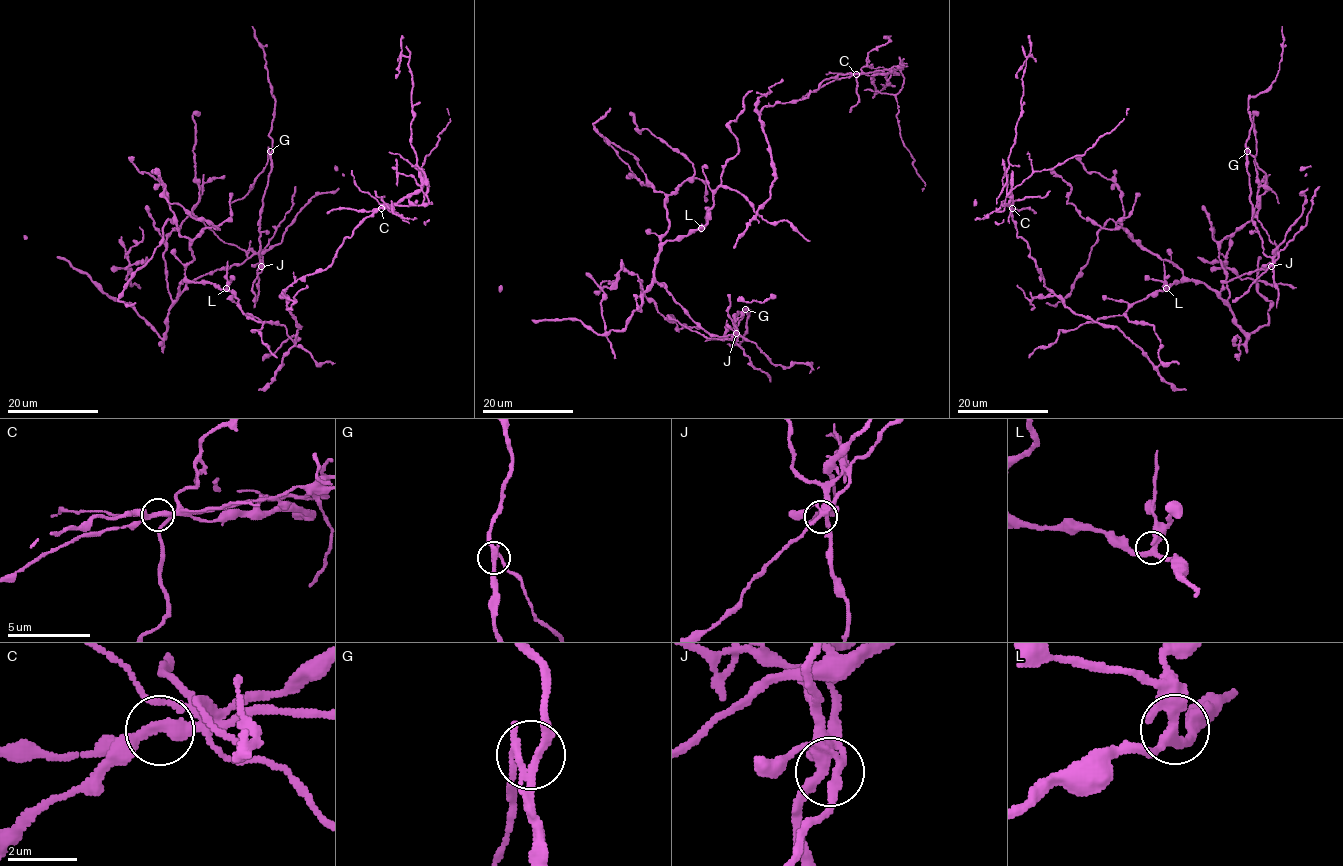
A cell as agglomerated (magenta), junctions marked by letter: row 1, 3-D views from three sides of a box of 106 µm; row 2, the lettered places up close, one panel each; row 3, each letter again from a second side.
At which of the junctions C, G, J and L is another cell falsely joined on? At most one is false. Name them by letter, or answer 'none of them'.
C

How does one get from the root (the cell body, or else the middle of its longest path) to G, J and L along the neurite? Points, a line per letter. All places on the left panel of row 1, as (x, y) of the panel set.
G: (238, 305), (233, 291), (187, 280), (173, 300), (165, 240), (194, 214), (225, 242), (259, 256), (270, 151)
J: (238, 305), (233, 291), (187, 280), (173, 300), (166, 236), (194, 214), (225, 242), (253, 250), (261, 266)
L: (238, 305), (235, 294), (226, 288)

